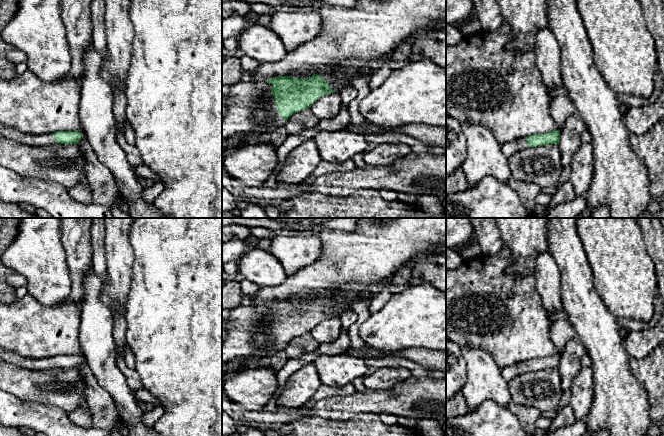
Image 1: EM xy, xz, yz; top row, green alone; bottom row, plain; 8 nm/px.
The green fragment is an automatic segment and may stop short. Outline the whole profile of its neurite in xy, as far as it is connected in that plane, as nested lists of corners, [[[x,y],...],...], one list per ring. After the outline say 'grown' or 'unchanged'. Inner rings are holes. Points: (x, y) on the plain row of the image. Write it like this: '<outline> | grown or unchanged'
[[[4,350],[2,358],[12,364],[19,365],[22,368],[44,371],[52,368],[77,368],[82,362],[80,355],[58,355],[50,358],[26,358],[18,356],[16,353]]] | grown

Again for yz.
[[[558,353],[549,357],[530,359],[511,366],[501,368],[501,374],[506,381],[510,381],[511,379],[528,371],[558,368],[559,365],[560,354]]] | grown

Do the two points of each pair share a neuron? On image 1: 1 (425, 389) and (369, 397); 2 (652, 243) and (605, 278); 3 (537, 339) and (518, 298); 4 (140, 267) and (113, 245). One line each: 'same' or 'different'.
1: same
2: different
3: same
4: different

